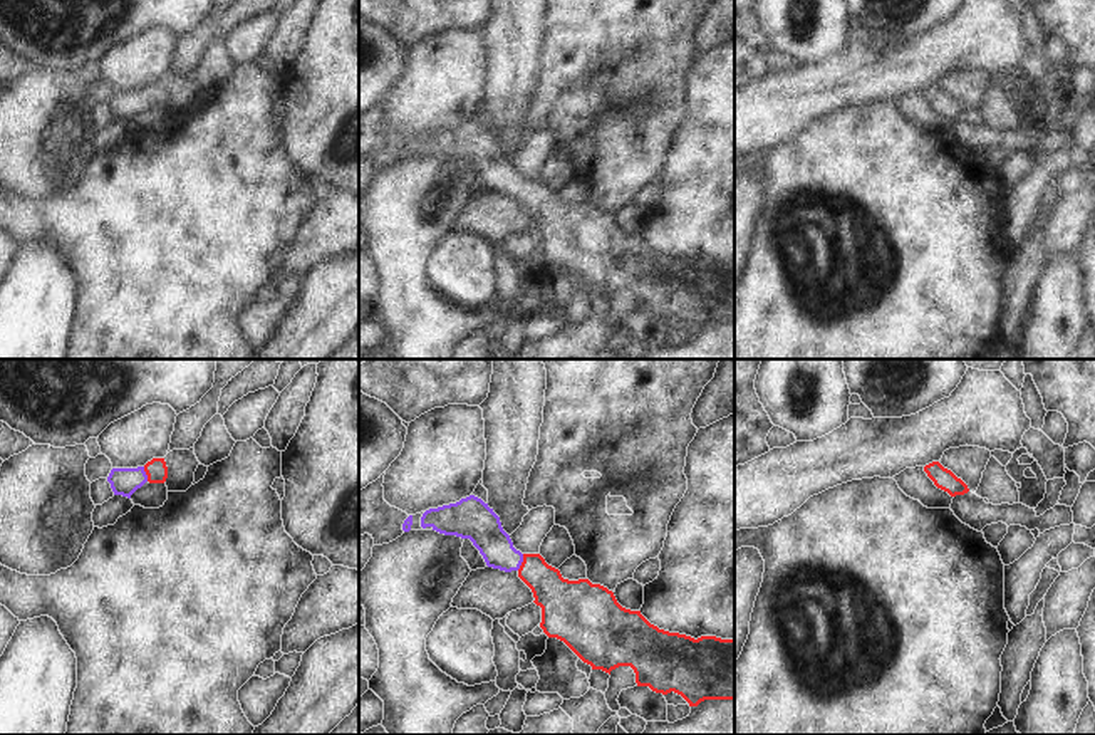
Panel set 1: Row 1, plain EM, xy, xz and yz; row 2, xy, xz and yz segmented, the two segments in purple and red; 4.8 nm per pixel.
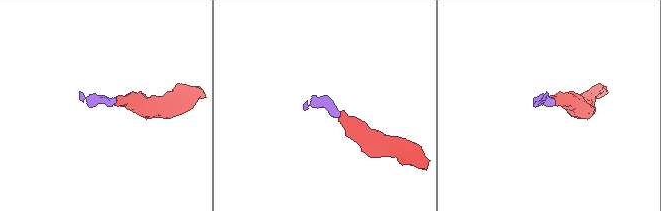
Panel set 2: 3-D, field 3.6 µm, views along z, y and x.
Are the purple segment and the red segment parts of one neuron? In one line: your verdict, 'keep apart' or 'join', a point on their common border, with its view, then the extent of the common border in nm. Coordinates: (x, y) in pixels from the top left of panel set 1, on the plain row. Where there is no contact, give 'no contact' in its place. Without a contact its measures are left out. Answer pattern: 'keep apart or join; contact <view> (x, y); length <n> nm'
join; contact xz (522, 185); length 90 nm

